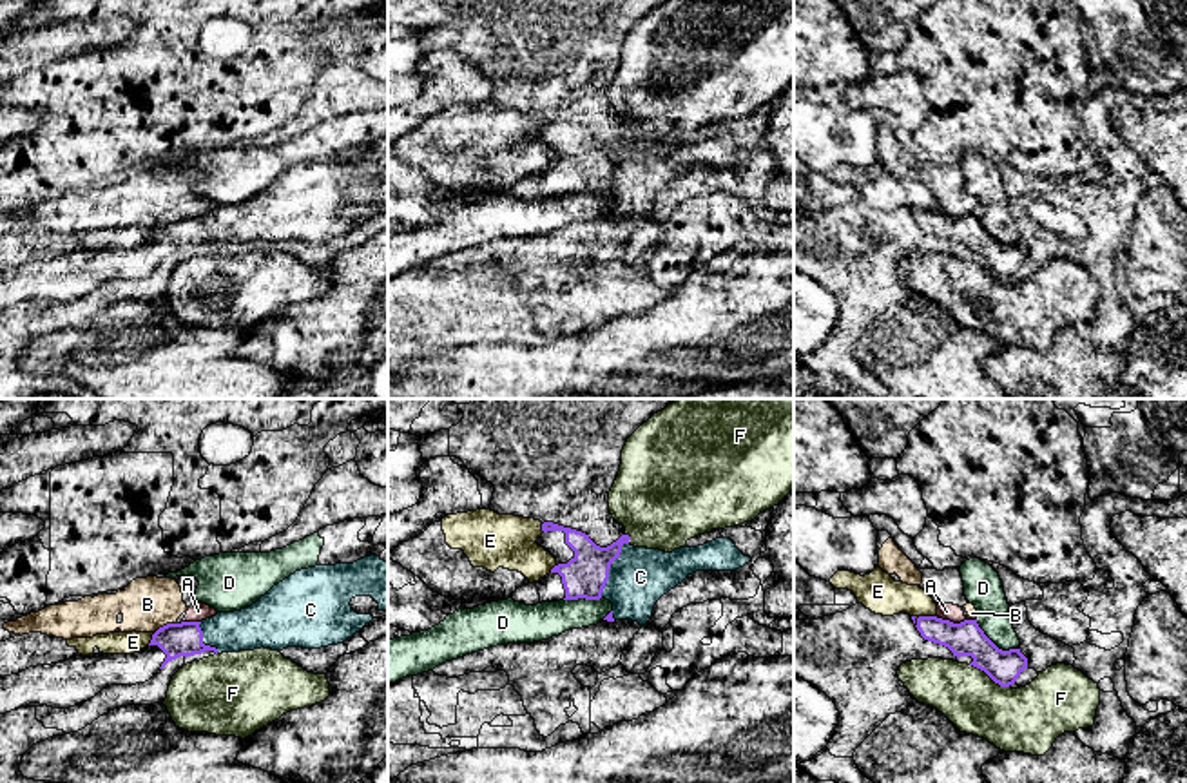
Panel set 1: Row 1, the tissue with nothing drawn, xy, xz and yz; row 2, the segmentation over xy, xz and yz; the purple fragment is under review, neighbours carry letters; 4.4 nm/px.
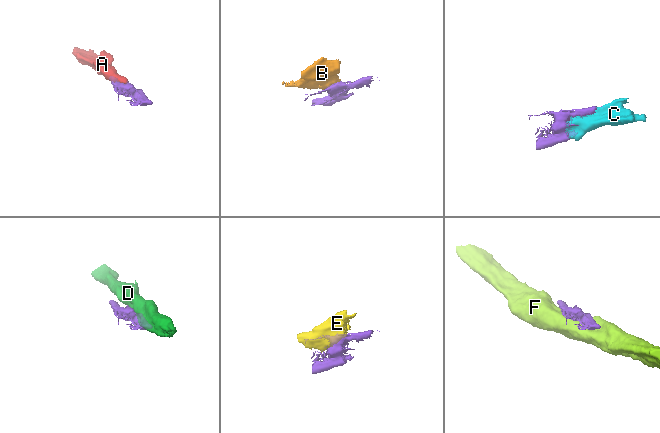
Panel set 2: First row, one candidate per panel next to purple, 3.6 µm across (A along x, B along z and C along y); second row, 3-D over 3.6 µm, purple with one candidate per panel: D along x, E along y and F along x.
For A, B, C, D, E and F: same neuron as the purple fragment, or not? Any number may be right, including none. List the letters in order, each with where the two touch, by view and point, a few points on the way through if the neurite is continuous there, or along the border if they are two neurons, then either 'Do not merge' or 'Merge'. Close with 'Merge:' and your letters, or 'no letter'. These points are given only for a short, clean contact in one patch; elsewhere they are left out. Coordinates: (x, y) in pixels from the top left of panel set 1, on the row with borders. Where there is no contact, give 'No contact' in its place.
A: Touches purple at yz (948, 620). Do not merge
B: Touches purple at xy (164, 626). Boundary: xy (174, 622), (164, 624), (154, 633). Do not merge
C: Touches purple at xz (609, 568). Merge
D: Touches purple at yz (993, 644). Do not merge
E: Touches purple at yz (928, 617). Do not merge
F: Touches purple at yz (990, 676). Do not merge
Merge: C

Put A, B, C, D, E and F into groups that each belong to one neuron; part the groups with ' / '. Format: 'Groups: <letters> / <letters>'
Groups: A B / C / D / E / F

